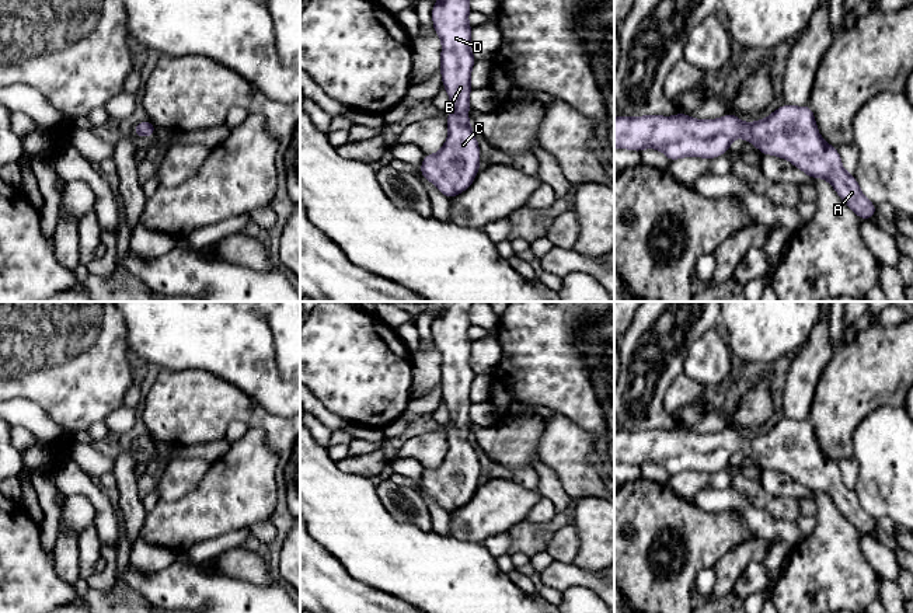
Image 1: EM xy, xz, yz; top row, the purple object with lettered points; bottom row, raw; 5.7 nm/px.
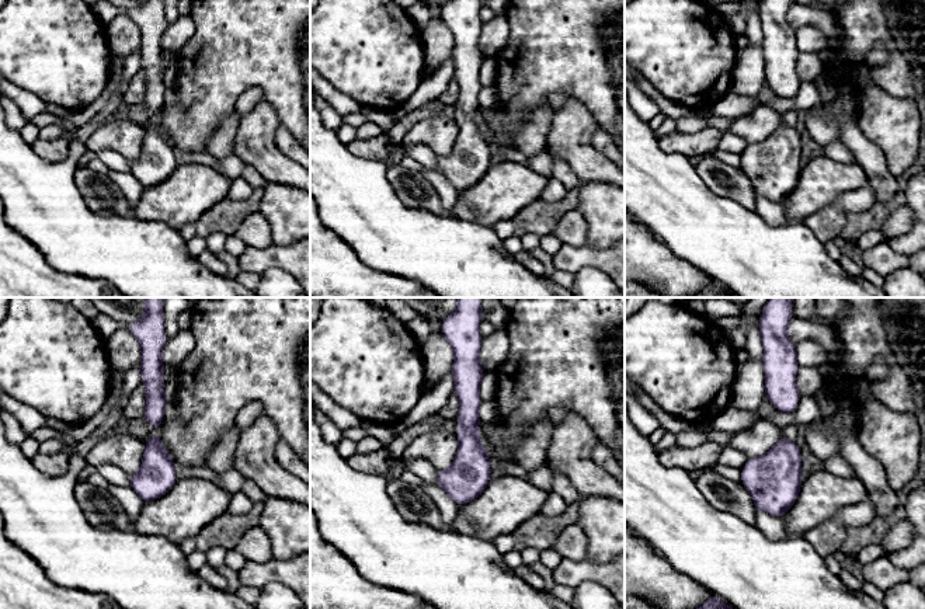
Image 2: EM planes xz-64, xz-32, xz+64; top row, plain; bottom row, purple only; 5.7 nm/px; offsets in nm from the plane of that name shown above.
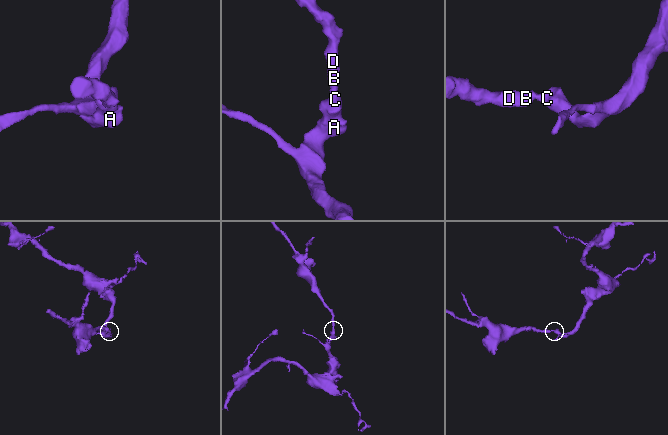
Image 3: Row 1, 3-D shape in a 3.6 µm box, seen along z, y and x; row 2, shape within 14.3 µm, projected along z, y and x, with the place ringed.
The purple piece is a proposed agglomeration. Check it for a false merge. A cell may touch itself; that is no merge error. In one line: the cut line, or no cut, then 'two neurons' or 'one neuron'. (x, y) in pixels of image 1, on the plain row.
cut none; one neuron

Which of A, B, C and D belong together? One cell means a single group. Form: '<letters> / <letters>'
A B C D

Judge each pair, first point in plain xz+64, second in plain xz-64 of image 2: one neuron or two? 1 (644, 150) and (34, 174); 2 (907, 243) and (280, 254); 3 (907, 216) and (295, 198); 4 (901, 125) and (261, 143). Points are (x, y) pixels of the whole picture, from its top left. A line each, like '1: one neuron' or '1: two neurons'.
1: one neuron
2: two neurons
3: two neurons
4: one neuron

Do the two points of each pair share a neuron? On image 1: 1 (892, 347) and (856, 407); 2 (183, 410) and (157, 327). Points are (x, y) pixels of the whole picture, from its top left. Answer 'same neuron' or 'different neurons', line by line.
1: same neuron
2: different neurons

